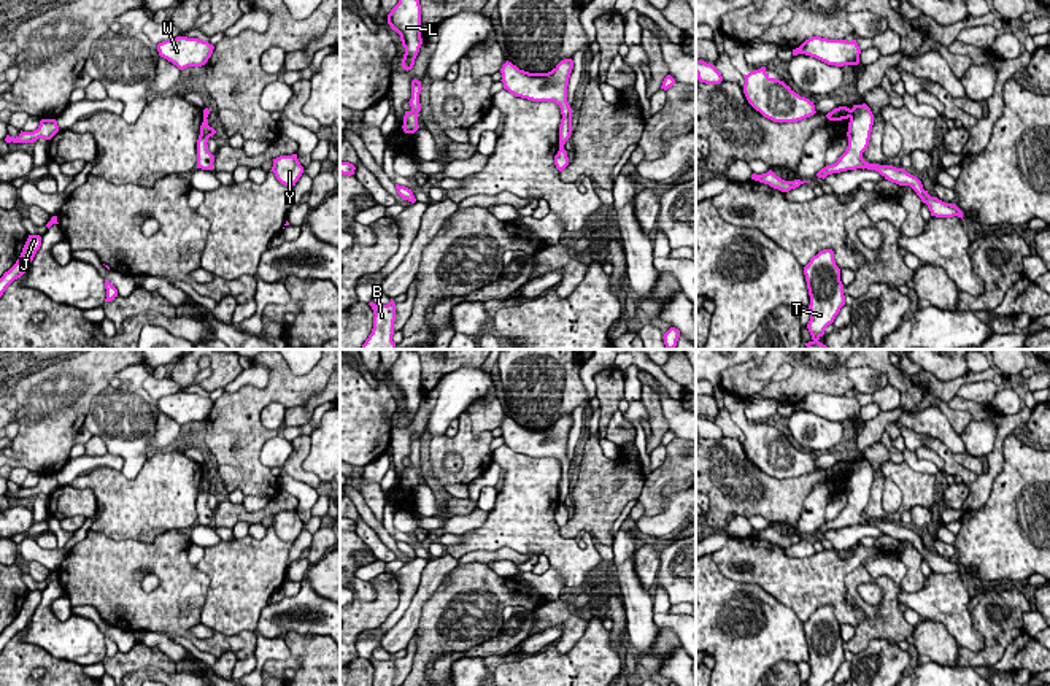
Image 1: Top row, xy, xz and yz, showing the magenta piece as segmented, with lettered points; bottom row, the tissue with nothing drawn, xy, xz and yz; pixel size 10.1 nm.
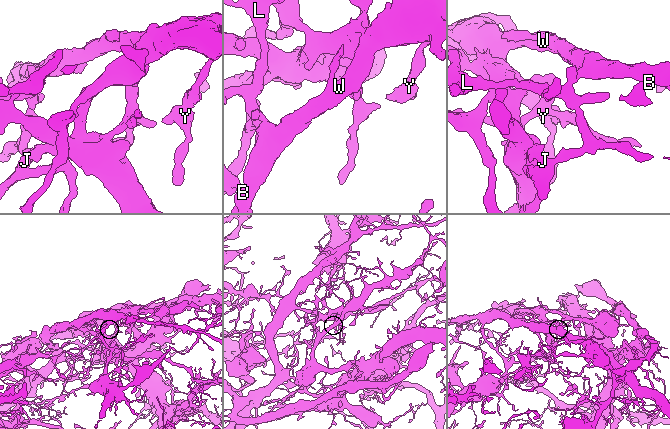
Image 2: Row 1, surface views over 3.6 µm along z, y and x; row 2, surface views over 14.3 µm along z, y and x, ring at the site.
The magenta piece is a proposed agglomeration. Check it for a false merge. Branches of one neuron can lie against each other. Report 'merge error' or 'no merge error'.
merge error

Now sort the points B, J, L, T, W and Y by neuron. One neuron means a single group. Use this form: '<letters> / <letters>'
B L W Y / J T

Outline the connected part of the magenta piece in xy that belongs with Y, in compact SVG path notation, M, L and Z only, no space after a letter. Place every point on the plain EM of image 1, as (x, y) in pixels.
M297 510L292 511L280 511L273 514L272 526L276 535L284 541L295 541L299 534L303 529L303 522L300 521Z

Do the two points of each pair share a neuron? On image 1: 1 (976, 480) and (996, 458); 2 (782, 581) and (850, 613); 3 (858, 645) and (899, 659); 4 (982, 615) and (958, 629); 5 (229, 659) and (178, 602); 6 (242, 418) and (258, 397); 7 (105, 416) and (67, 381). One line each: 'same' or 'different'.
1: same
2: same
3: different
4: different
5: different
6: same
7: different

